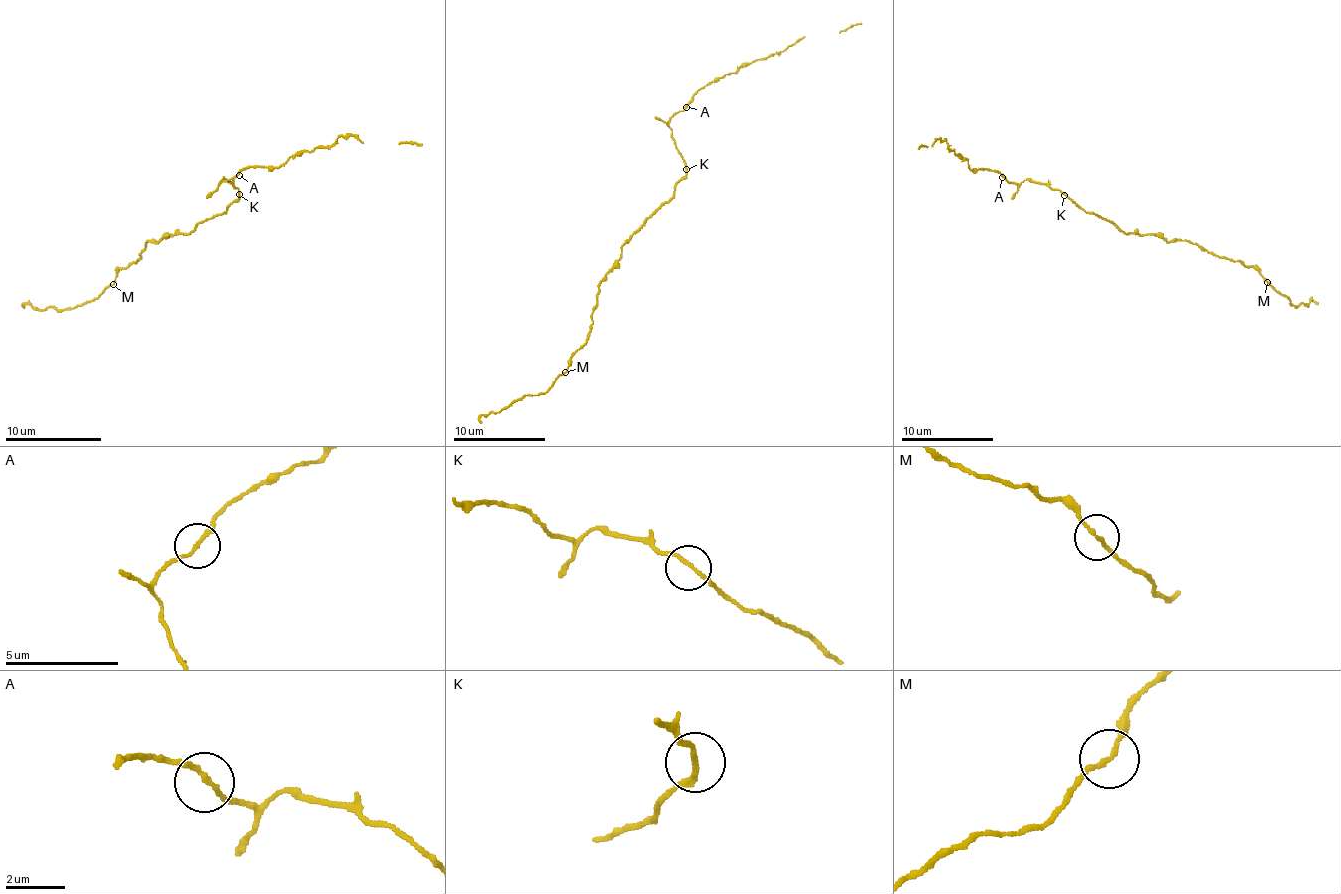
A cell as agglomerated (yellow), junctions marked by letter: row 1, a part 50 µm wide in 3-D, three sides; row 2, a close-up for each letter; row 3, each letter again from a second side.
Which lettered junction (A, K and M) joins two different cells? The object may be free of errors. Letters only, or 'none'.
none

